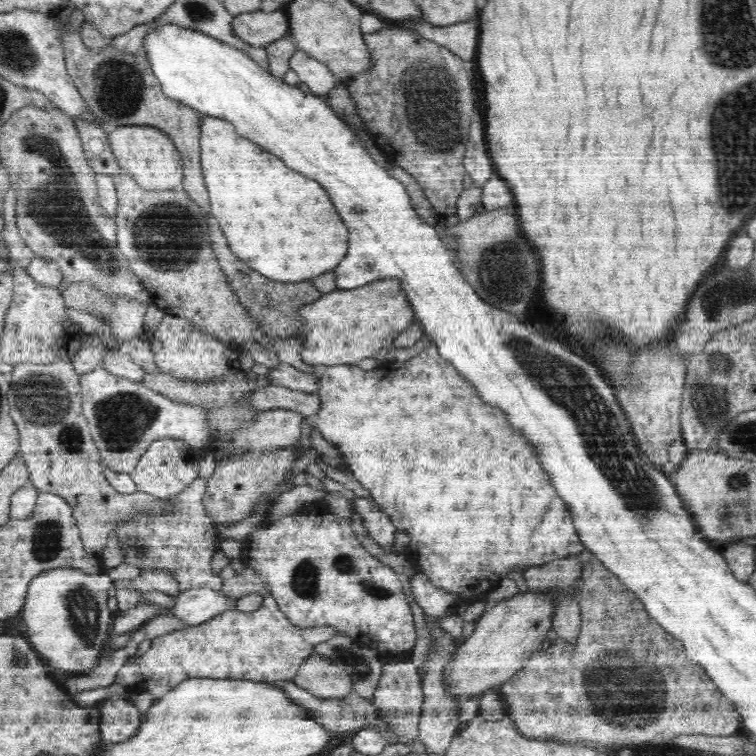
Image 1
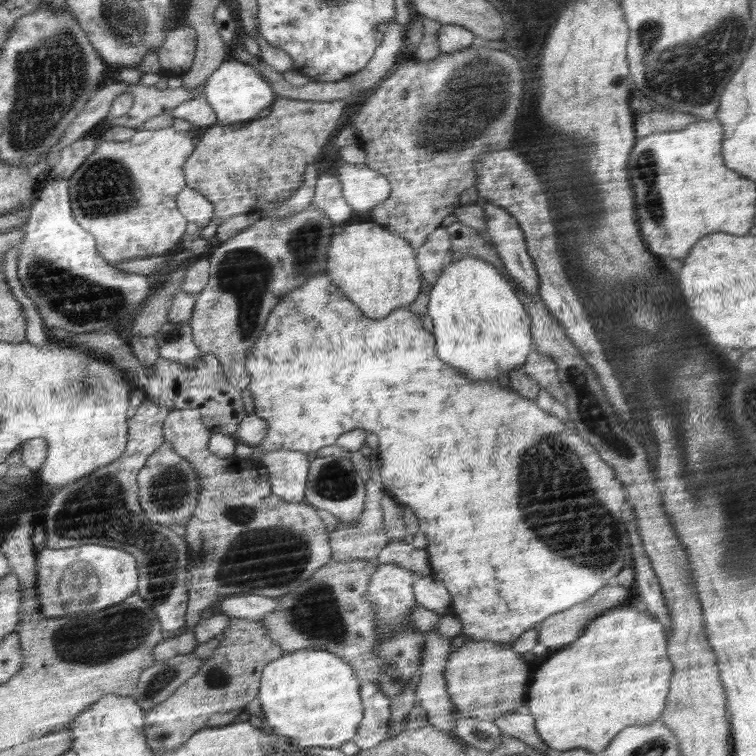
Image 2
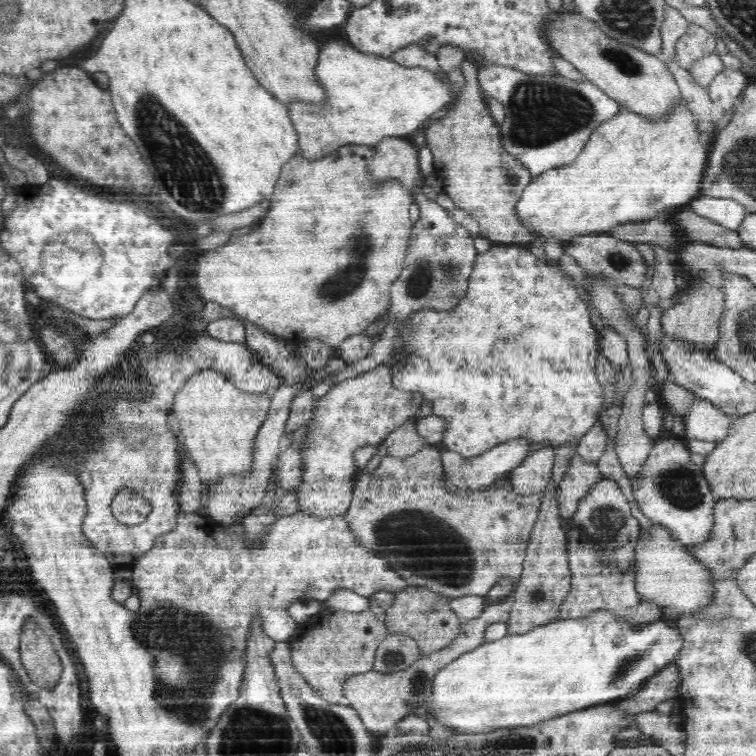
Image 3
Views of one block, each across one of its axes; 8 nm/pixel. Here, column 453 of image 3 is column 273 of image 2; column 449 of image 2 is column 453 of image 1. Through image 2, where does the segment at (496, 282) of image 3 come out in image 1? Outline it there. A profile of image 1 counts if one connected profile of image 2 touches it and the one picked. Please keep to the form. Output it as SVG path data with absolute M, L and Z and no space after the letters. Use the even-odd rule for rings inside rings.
M434 344L416 354L416 358L395 362L392 363L392 366L394 364L400 364L400 368L396 368L388 376L380 374L381 367L376 368L376 370L362 370L356 364L322 367L319 372L318 390L316 392L318 397L321 398L321 410L316 414L314 420L318 422L318 431L320 431L322 438L331 442L340 451L344 459L343 465L352 471L352 476L365 489L370 491L372 500L378 505L378 508L390 515L395 527L408 532L412 536L404 553L409 557L411 557L411 553L415 553L412 556L416 556L416 558L414 561L413 559L410 560L410 562L415 565L419 572L424 573L433 582L434 586L456 592L460 595L461 600L478 600L484 594L488 594L492 588L468 588L468 586L490 586L492 582L498 582L498 578L502 576L502 564L506 564L504 566L506 570L510 570L510 566L523 568L541 566L557 559L573 557L584 552L585 546L578 536L573 518L568 512L568 506L564 504L564 499L556 494L548 474L544 472L544 468L540 464L536 448L510 426L506 414L500 408L484 404L480 400L480 396L476 394L476 388L470 382L466 382L464 378L460 378L458 370L450 362L446 362L444 358L438 356L438 347ZM448 428L452 428L450 432L458 432L458 436L470 436L470 438L418 438L418 436L446 436L442 432L446 432Z

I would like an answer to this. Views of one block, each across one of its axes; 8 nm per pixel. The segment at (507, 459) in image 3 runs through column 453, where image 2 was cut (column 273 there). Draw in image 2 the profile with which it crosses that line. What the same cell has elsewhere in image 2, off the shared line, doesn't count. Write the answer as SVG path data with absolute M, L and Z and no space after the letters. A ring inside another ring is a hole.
M278 450L263 454L259 460L270 471L275 495L286 502L305 502L310 478L310 460L306 453Z

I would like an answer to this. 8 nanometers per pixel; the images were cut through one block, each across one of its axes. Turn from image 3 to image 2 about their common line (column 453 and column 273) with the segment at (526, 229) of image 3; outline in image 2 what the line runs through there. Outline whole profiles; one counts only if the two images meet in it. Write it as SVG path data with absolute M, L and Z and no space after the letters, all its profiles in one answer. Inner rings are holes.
M277 97L272 110L266 117L242 122L238 128L220 125L218 122L208 127L199 140L196 150L187 158L184 166L187 186L194 188L214 205L213 220L221 223L237 214L259 212L270 202L285 202L294 195L308 174L308 166L320 166L332 142L332 134L348 122L348 110L344 106L348 100L305 101Z

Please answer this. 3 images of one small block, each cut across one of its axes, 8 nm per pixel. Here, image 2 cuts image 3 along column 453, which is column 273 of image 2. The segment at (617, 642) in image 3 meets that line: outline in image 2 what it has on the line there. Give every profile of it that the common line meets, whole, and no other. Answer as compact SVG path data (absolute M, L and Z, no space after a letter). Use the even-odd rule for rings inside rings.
M304 649L296 652L284 652L283 656L268 666L264 666L260 682L259 698L268 726L280 734L290 736L298 744L320 746L320 748L338 748L356 737L362 724L364 705L360 693L360 678L356 677L354 666L327 650Z

